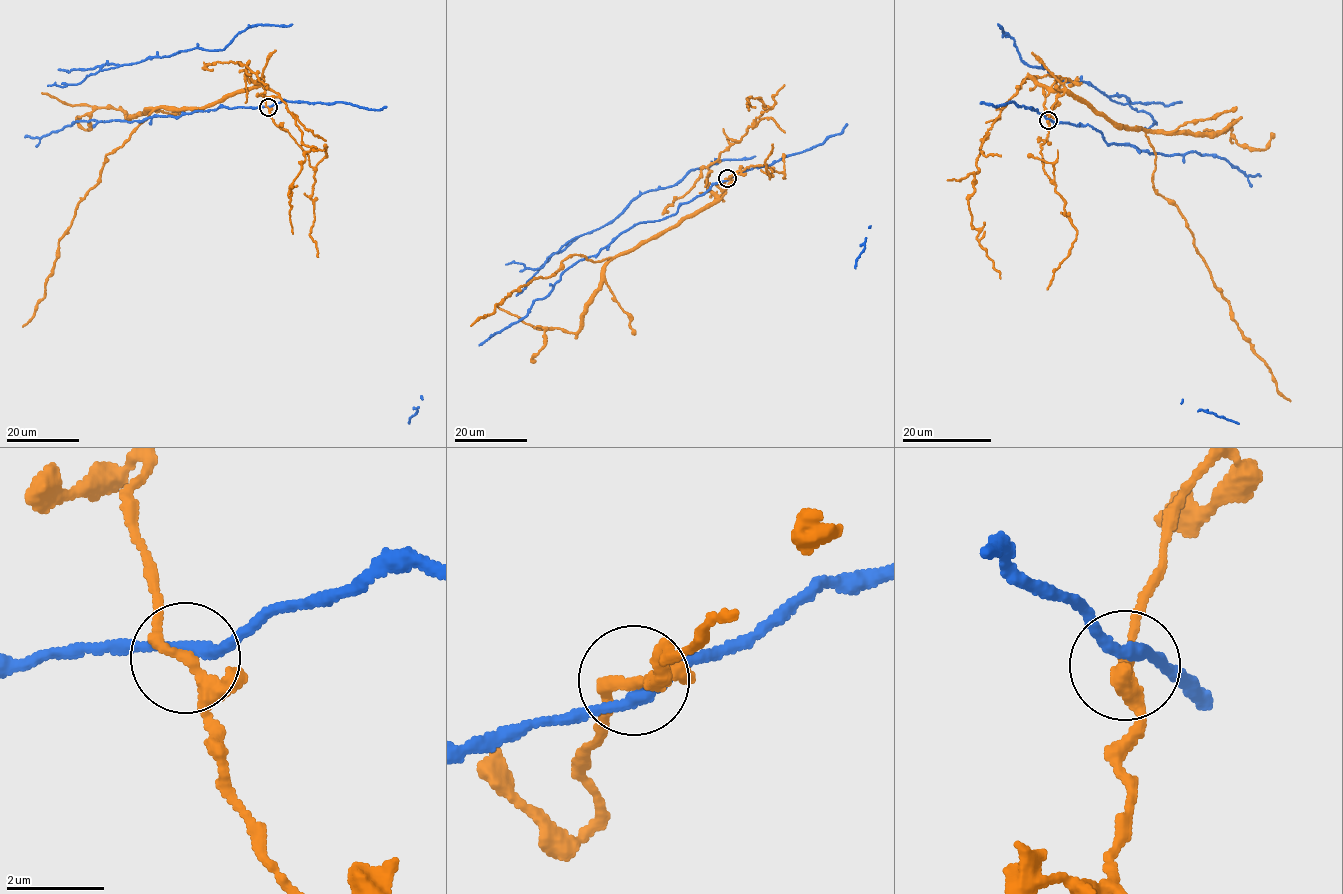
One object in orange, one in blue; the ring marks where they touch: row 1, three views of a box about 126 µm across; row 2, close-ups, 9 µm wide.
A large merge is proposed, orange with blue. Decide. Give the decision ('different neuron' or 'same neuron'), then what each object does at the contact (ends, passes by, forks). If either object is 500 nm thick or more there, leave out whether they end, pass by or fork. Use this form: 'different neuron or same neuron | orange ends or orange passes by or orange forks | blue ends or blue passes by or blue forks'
different neuron | orange forks | blue passes by

